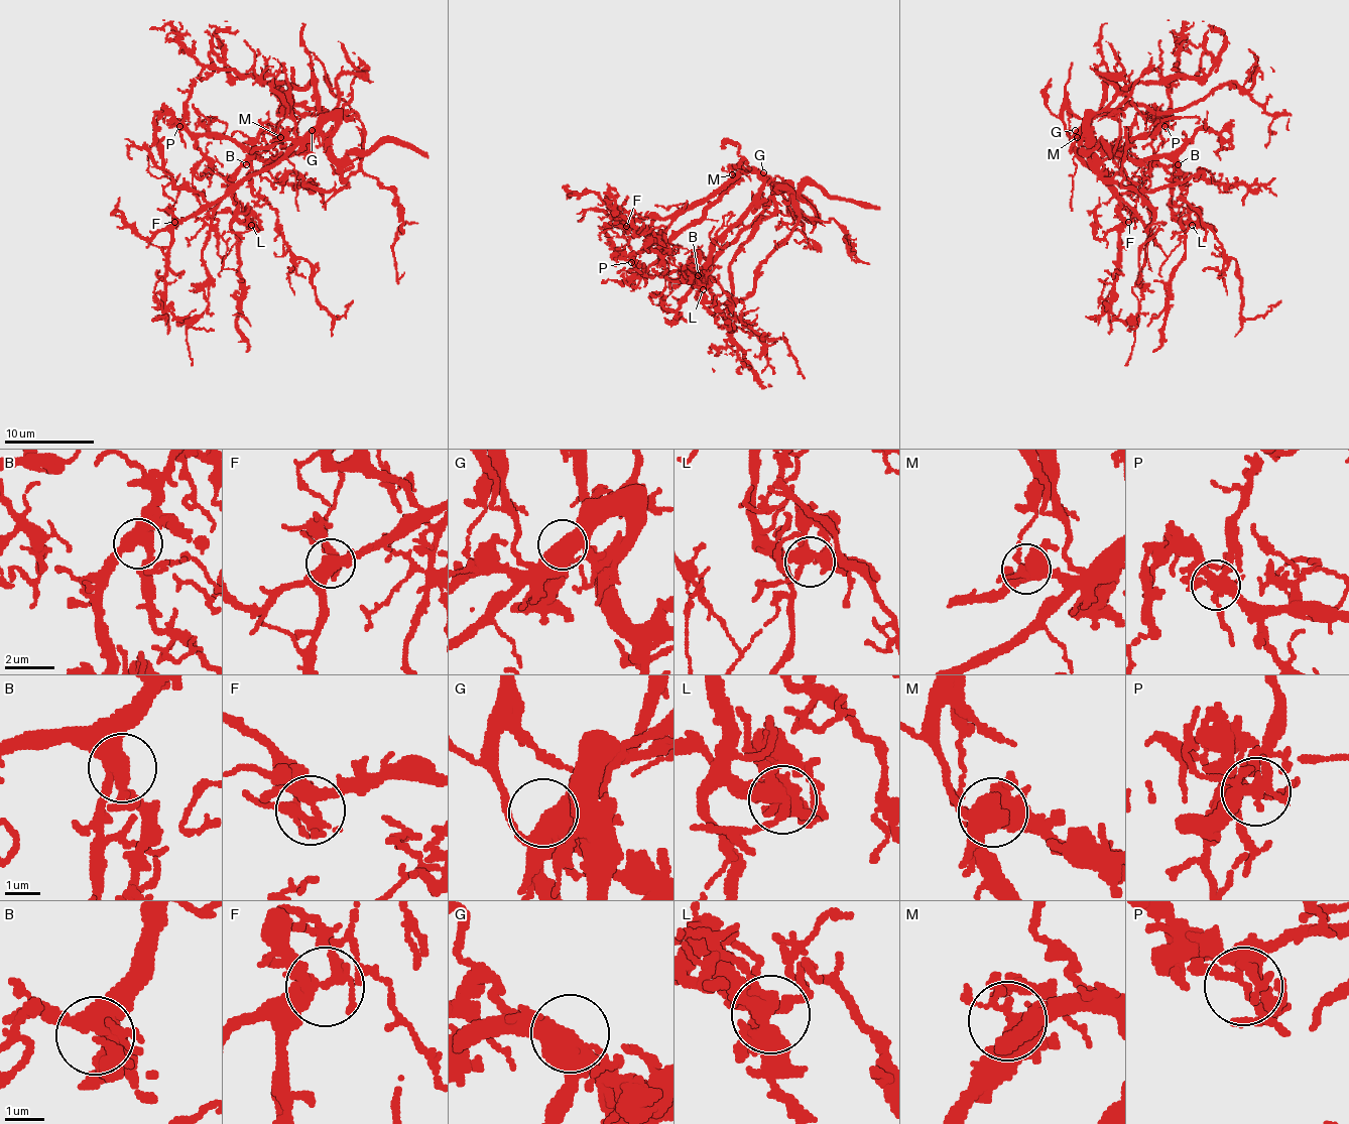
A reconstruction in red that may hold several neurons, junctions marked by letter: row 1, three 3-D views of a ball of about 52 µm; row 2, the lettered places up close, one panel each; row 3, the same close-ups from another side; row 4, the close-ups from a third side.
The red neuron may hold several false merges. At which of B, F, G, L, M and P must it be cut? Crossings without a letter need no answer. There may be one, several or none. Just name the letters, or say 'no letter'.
no letter

